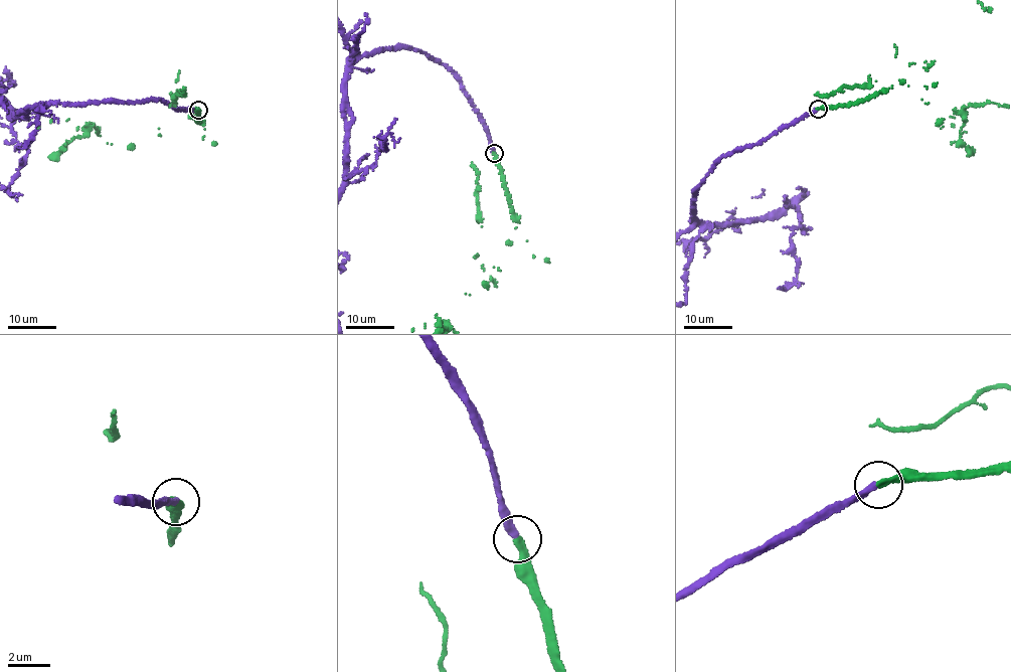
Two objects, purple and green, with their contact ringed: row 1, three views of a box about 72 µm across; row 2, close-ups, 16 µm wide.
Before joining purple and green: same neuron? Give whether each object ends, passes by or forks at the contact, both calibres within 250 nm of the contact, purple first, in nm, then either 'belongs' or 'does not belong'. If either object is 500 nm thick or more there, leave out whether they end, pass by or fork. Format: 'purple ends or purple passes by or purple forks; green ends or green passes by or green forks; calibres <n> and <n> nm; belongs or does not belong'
purple ends; green ends; calibres 320 and 320 nm; belongs

